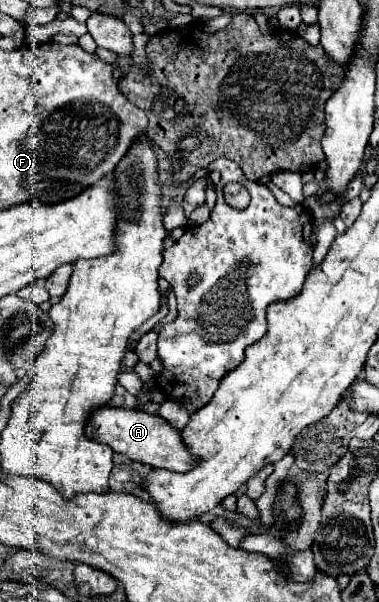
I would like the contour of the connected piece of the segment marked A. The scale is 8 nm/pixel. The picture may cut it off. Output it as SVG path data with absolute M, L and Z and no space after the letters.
M112 406L96 410L88 420L86 436L94 438L96 442L104 442L112 446L114 452L124 454L132 462L148 464L152 468L188 472L198 464L198 460L186 448L182 440L182 432L170 426L170 422L166 422L162 416L144 412L144 410L124 410L124 408L112 408Z

